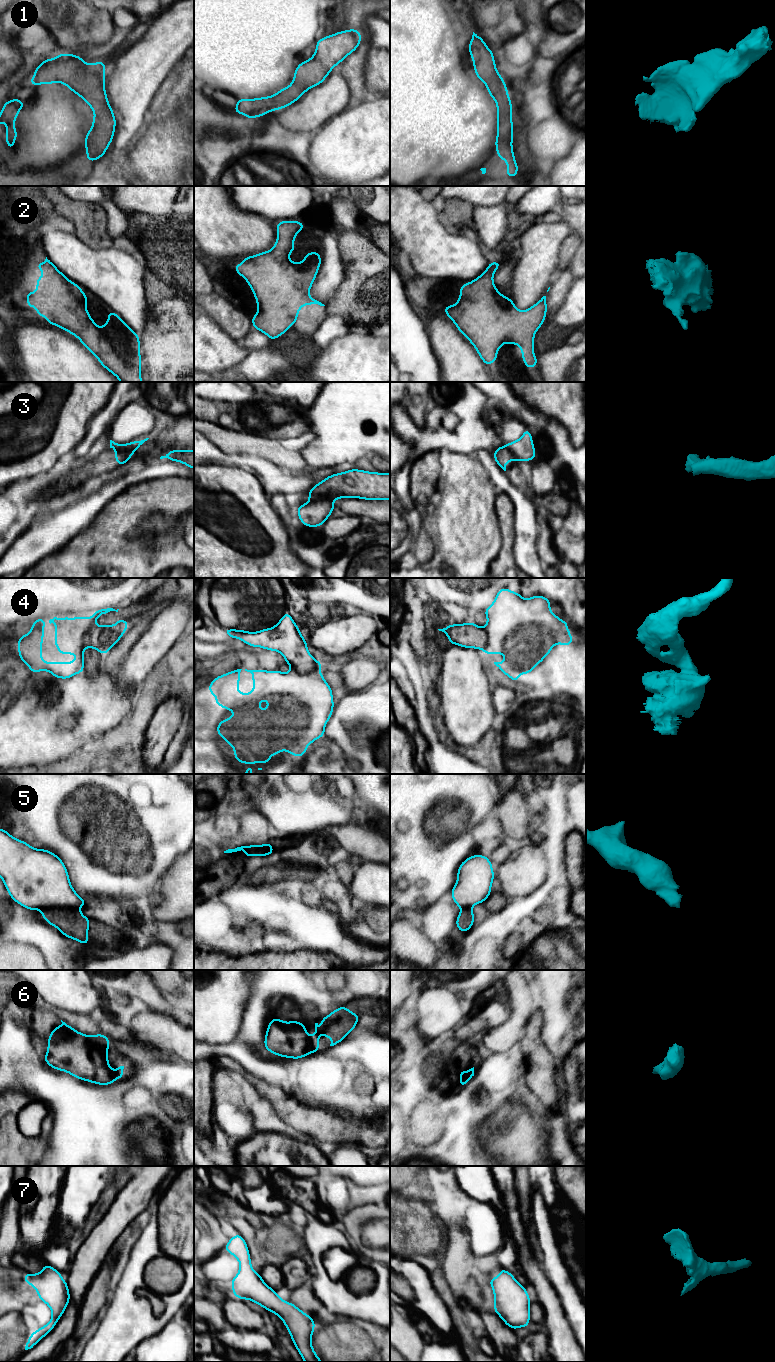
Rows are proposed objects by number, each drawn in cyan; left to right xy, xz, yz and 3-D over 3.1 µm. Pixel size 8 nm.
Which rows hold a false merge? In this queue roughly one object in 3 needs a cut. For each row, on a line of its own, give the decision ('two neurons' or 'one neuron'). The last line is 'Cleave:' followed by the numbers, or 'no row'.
1: one neuron
2: one neuron
3: two neurons
4: two neurons
5: two neurons
6: one neuron
7: one neuron
Cleave: 3, 4, 5

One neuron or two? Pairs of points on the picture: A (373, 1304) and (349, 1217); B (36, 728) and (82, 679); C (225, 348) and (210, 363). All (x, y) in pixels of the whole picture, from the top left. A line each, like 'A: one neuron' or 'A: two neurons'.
A: two neurons
B: one neuron
C: one neuron

